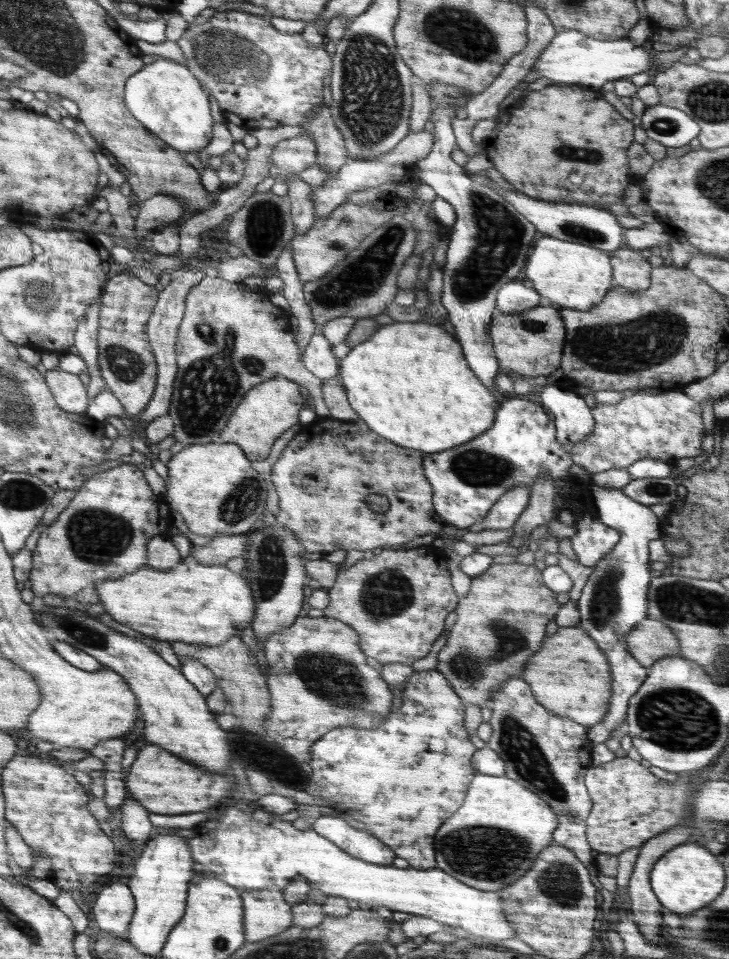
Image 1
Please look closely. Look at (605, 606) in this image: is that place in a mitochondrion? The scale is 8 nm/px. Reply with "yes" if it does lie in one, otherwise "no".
yes

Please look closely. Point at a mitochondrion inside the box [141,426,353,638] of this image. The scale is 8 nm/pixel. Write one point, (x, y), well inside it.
(269, 569)

